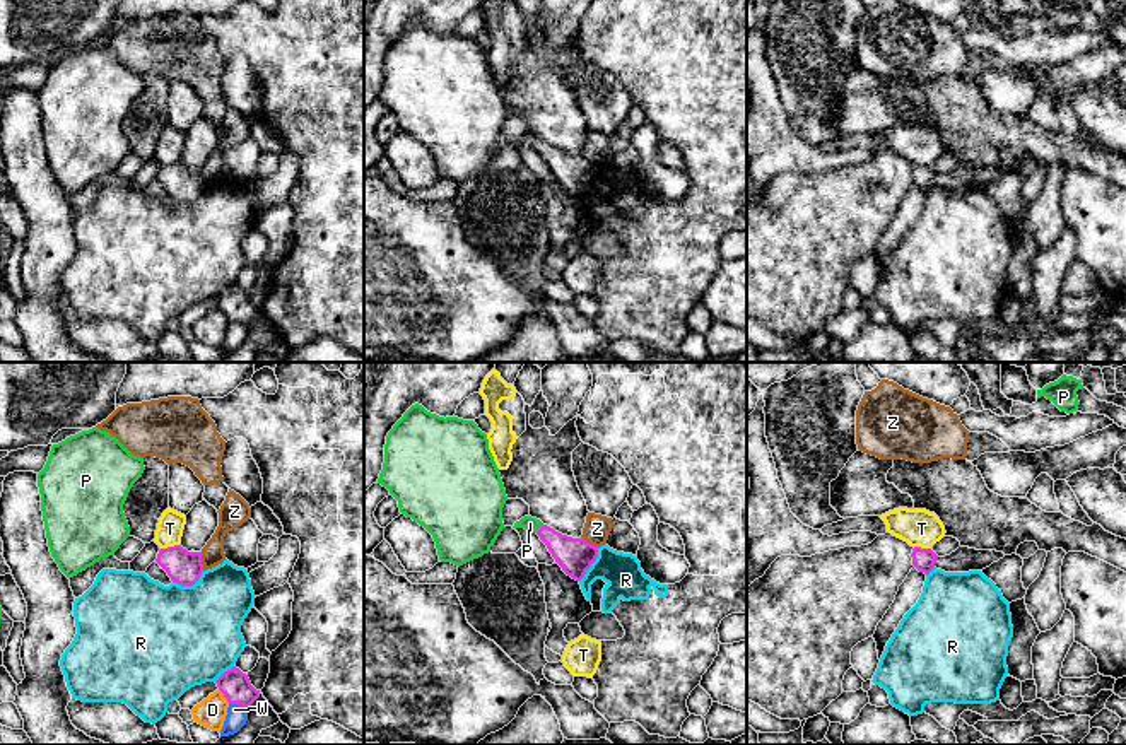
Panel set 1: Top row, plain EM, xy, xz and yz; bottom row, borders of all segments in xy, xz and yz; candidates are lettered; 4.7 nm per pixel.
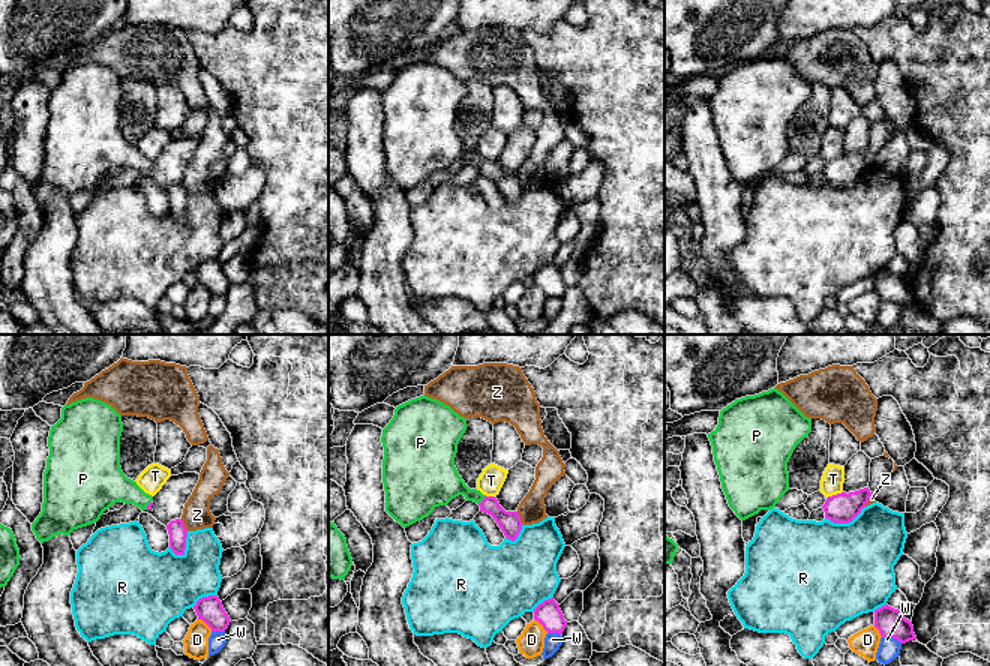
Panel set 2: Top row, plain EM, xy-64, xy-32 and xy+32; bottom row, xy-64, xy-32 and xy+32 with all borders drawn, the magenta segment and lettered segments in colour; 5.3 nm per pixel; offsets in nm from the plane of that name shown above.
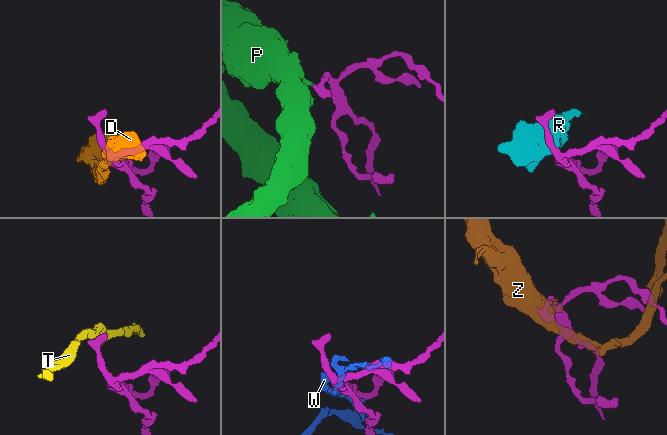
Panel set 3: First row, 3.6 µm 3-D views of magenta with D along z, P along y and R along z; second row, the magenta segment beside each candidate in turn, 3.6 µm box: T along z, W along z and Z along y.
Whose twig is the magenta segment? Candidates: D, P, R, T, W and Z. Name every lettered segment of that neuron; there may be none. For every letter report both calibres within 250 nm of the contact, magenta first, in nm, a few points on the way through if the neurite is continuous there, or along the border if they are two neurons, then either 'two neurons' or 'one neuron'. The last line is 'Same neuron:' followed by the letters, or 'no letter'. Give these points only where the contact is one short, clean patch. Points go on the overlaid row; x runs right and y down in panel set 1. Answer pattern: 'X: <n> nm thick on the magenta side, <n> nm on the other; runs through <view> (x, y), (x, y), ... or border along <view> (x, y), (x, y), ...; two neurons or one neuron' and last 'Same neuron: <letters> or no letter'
D: 140 nm thick on the magenta side, 140 nm on the other; border along xy (219, 689), (229, 703); two neurons
P: 170 nm thick on the magenta side, 70 nm on the other; runs through xz (574, 556), (540, 528), (530, 523); one neuron
R: 160 nm thick on the magenta side, 480 nm on the other; two neurons
T: 160 nm thick on the magenta side, 130 nm on the other; border along xy (178, 544), (161, 549); two neurons
W: 140 nm thick on the magenta side, 100 nm on the other; two neurons
Z: 160 nm thick on the magenta side, 110 nm on the other; two neurons
Same neuron: P

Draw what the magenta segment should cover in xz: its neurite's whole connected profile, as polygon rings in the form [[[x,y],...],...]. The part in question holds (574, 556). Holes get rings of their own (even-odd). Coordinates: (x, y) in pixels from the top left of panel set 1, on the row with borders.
[[[525,516],[513,528],[525,528],[537,533],[562,571],[576,581],[584,578],[598,557],[598,547],[588,543],[583,537],[572,538],[562,535],[537,518]]]

